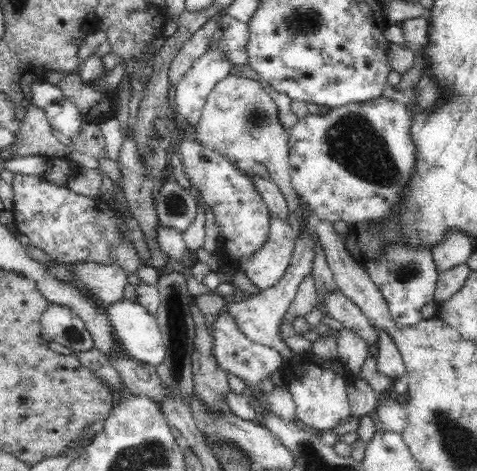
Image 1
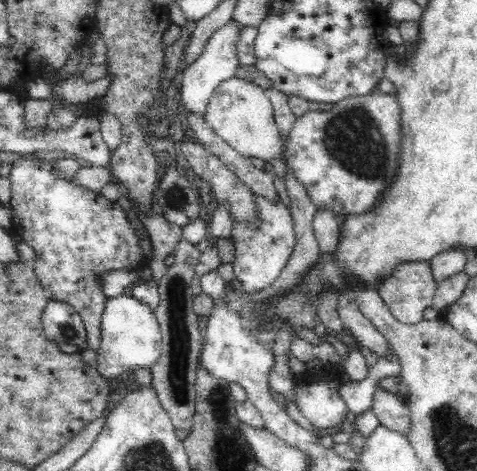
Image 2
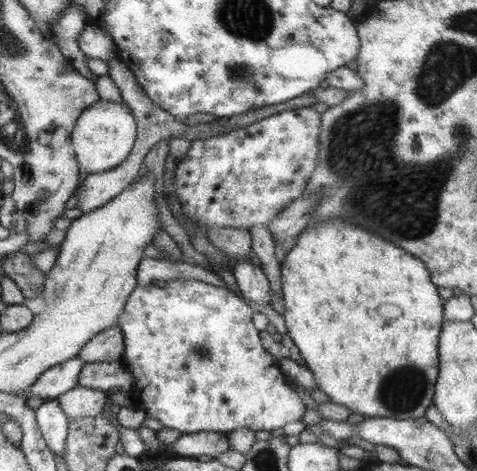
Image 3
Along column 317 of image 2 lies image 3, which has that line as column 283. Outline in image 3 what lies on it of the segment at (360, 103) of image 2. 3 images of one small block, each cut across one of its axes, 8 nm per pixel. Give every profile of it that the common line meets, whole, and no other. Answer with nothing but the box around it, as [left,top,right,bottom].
[175,108,321,230]

